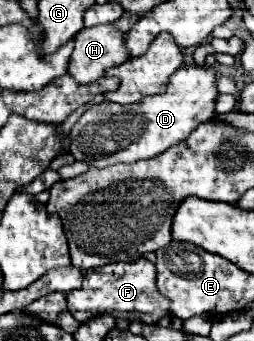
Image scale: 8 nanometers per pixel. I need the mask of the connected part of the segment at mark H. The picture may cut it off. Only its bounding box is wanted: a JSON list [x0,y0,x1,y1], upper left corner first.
[68,26,128,84]

